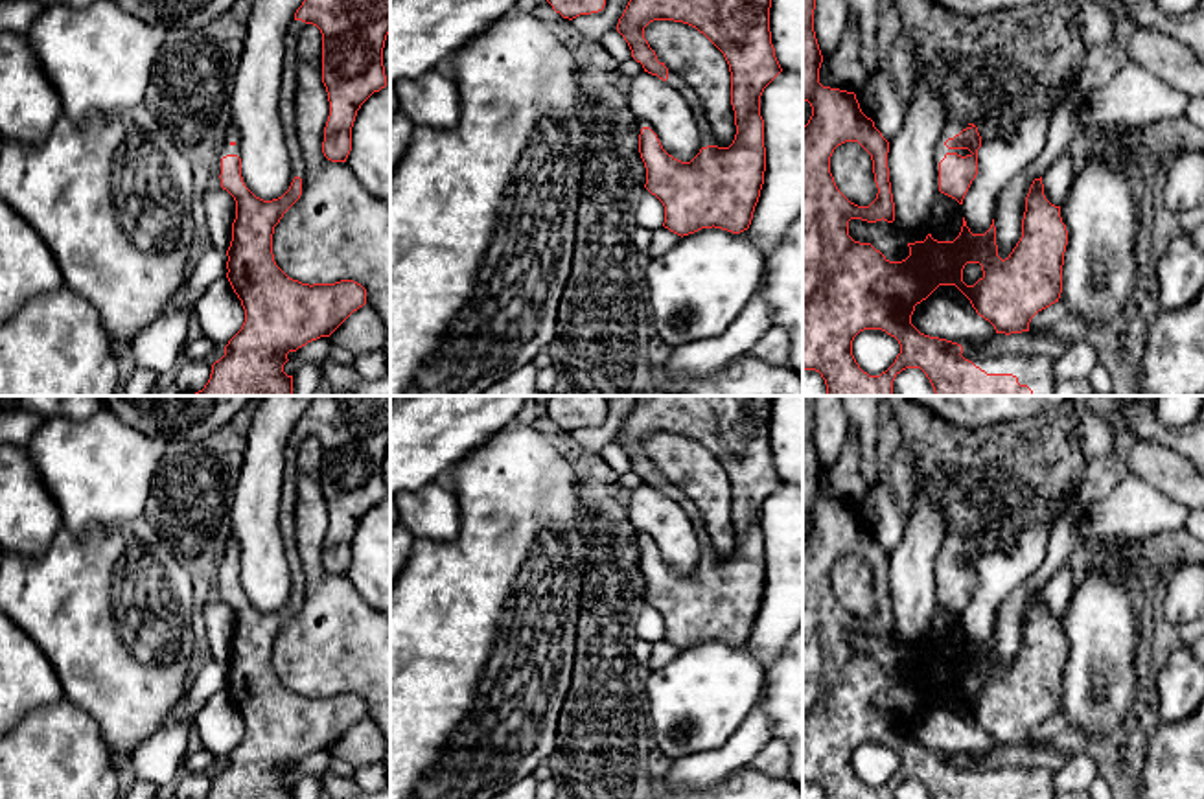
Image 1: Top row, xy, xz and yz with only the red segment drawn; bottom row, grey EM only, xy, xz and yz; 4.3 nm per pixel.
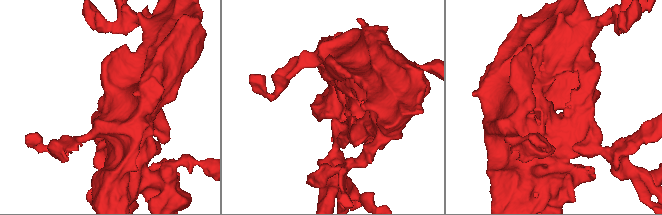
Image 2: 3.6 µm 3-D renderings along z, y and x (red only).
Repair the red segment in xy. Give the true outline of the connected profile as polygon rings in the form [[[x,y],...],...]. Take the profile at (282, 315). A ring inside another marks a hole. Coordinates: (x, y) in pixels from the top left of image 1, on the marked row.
[[[304,0],[285,35],[278,116],[291,158],[291,186],[272,201],[256,197],[243,182],[239,133],[228,127],[217,162],[221,188],[236,201],[232,241],[226,250],[226,278],[241,300],[245,322],[225,346],[225,355],[212,365],[203,390],[190,396],[293,396],[293,376],[284,372],[287,353],[311,341],[330,337],[353,311],[366,304],[366,289],[353,280],[335,284],[302,284],[289,278],[274,261],[272,234],[284,214],[300,199],[306,160],[295,133],[296,37],[306,24],[322,33],[322,83],[328,92],[330,116],[324,127],[322,153],[331,162],[346,162],[352,151],[352,127],[361,105],[387,87],[383,48],[390,33],[390,0]]]

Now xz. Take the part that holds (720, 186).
[[[630,0],[619,18],[617,31],[628,42],[631,57],[643,64],[644,72],[657,75],[685,98],[700,129],[700,153],[690,162],[681,162],[663,149],[648,122],[637,120],[639,153],[646,168],[644,188],[665,206],[663,226],[681,237],[712,226],[740,234],[751,225],[766,171],[760,96],[782,72],[771,44],[770,7],[771,0]],[[654,20],[689,24],[724,53],[731,72],[731,105],[736,125],[729,147],[716,145],[703,103],[694,88],[668,70],[644,39],[644,28]]]

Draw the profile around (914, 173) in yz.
[[[915,68],[908,110],[889,144],[887,168],[895,203],[895,230],[908,241],[924,241],[939,193],[937,144],[944,129],[946,98],[928,72]]]

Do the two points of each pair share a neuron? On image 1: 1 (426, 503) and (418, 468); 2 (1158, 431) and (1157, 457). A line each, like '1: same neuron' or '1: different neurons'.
1: different neurons
2: different neurons

